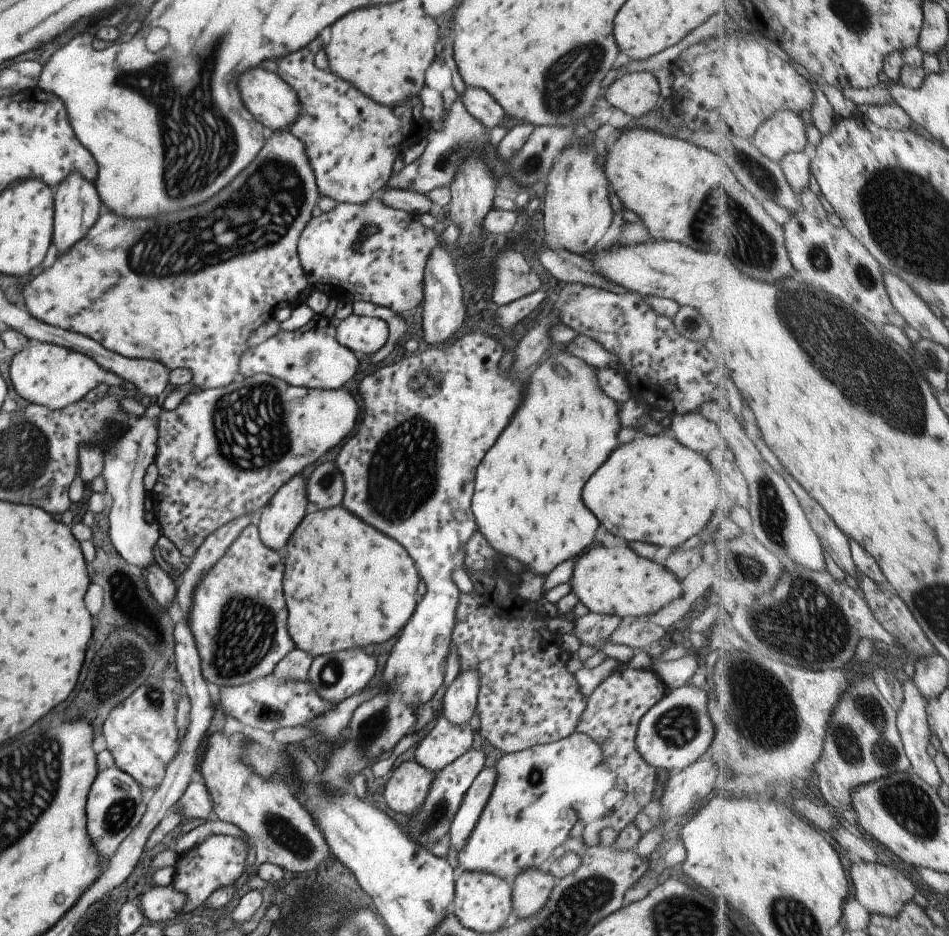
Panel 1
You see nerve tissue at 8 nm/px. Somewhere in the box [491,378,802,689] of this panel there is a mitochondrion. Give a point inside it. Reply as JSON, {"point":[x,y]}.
{"point":[771,511]}

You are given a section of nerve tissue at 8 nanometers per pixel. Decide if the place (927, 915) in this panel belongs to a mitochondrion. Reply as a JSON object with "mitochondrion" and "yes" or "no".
{"mitochondrion":"no"}

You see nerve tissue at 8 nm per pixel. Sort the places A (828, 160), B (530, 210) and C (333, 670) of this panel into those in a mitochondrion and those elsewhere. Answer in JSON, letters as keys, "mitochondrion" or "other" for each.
{"A":"other","B":"other","C":"mitochondrion"}

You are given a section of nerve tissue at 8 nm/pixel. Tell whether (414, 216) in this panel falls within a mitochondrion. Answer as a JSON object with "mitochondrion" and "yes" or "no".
{"mitochondrion":"no"}

